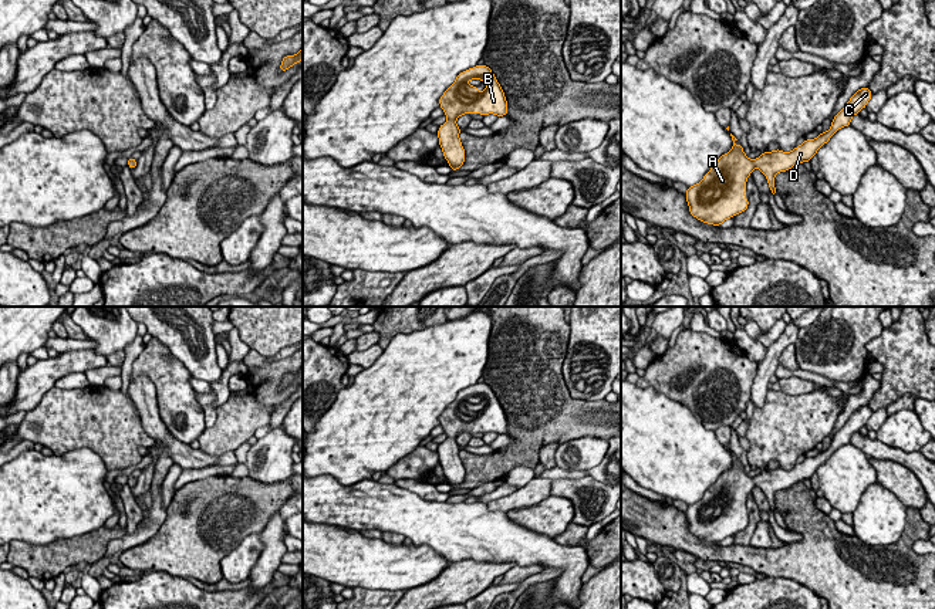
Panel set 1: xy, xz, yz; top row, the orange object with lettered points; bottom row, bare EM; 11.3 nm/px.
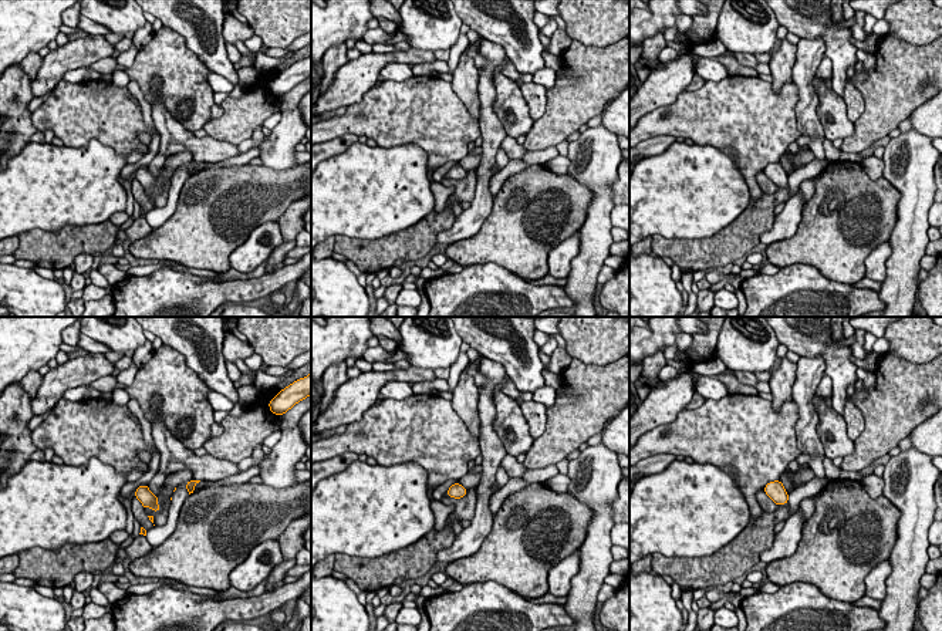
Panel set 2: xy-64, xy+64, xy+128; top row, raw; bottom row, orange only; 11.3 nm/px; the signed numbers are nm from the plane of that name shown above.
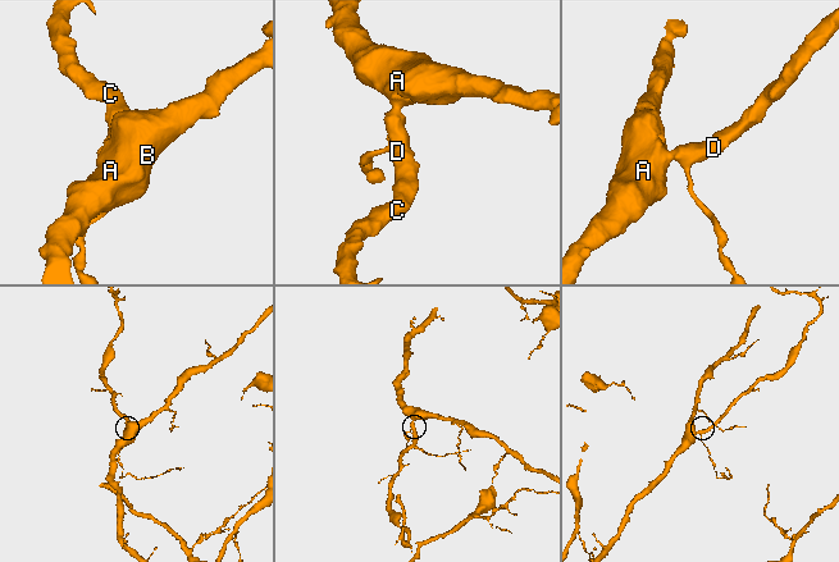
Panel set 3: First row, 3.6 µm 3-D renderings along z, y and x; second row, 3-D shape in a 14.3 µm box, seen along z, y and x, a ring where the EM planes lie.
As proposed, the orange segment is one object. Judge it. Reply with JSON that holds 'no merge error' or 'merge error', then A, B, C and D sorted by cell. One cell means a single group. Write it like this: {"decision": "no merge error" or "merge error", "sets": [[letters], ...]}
{"decision": "no merge error", "sets": [["A", "B", "C", "D"]]}

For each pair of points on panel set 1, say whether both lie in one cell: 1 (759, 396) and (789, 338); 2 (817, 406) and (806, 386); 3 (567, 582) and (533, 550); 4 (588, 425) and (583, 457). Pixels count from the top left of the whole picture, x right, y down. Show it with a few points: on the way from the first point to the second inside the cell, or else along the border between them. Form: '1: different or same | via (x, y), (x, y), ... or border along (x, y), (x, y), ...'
1: same | via (760, 382), (775, 351)
2: different | border along (816, 388), (796, 395), (786, 395), (782, 391)
3: same | via (567, 571), (554, 555), (544, 551)
4: different | border along (606, 439), (584, 436), (559, 445)

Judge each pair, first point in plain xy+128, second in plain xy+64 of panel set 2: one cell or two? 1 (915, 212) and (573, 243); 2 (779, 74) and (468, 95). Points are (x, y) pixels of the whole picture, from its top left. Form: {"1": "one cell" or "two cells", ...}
{"1": "two cells", "2": "one cell"}

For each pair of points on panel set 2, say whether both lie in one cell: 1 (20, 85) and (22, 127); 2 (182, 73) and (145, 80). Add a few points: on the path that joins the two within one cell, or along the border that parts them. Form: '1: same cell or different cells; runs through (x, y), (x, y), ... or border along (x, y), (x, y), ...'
1: same cell; runs through (20, 95), (20, 117)
2: same cell; runs through (174, 73), (154, 73)

